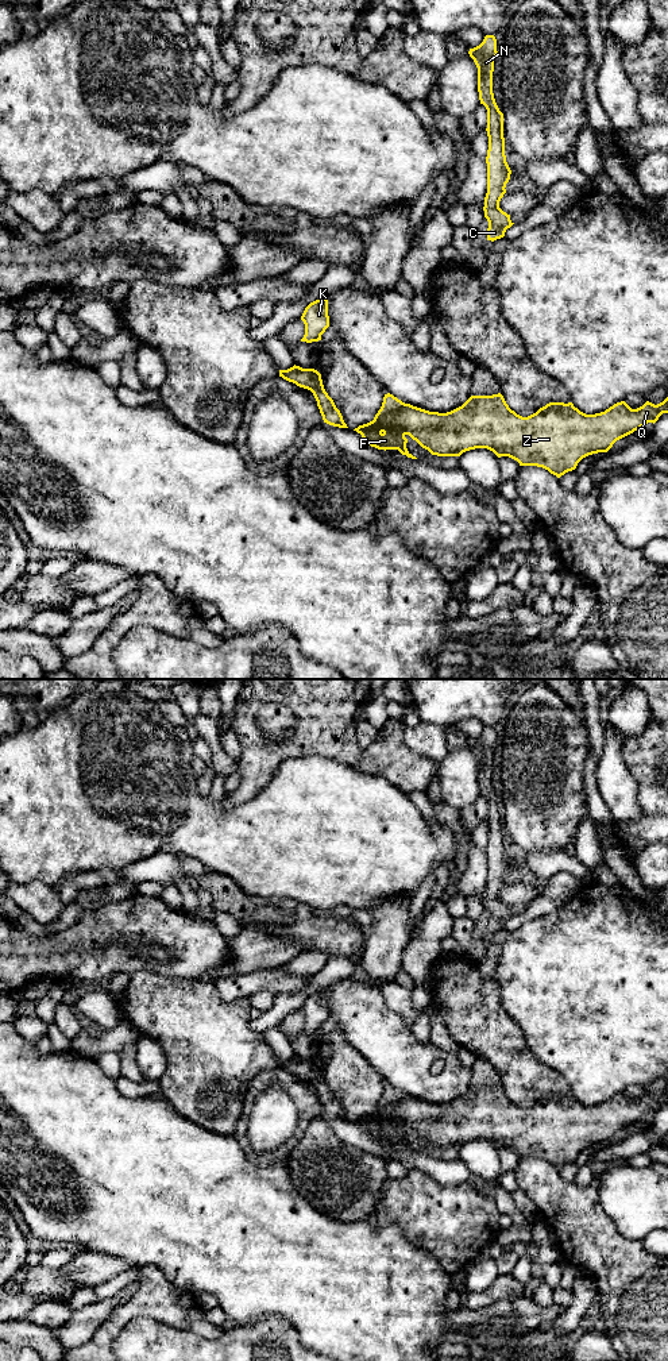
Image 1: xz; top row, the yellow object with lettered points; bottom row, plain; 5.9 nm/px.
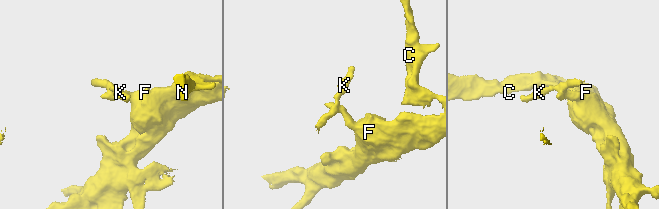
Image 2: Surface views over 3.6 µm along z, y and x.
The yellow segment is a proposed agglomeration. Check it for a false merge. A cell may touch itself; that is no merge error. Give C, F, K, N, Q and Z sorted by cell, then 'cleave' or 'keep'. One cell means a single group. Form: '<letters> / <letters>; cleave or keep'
C F N Q Z / K; cleave

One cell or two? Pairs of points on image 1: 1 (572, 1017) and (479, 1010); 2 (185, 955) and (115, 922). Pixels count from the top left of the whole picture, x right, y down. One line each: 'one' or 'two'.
1: two
2: one

